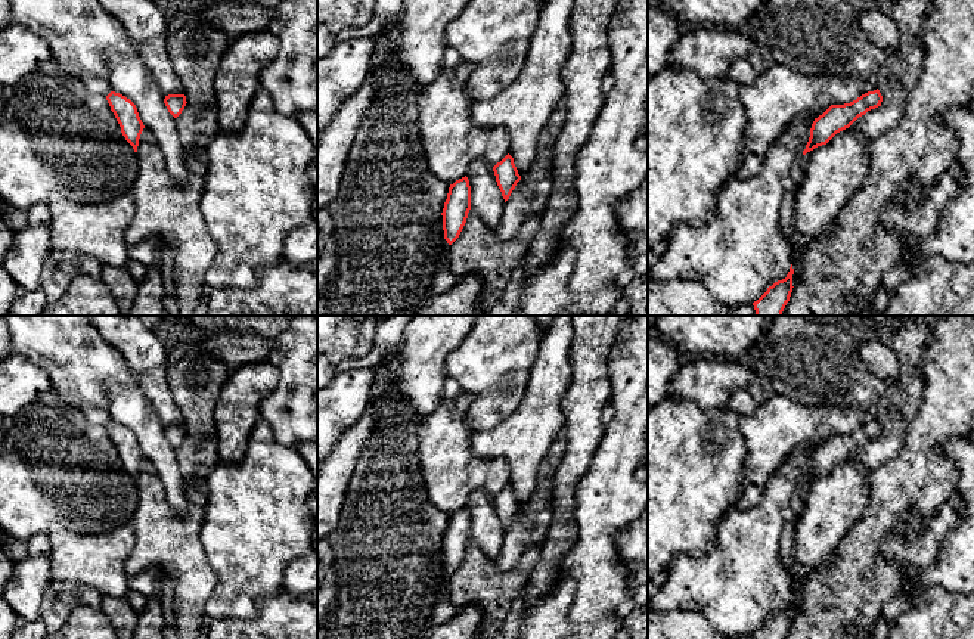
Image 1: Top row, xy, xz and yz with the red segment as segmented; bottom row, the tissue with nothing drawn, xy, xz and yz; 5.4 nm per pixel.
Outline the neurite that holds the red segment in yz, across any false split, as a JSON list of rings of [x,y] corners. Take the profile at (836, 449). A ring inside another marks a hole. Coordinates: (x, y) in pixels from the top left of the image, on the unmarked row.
[[[877,419],[862,425],[850,434],[831,435],[822,446],[815,449],[803,486],[818,477],[826,475],[837,463],[849,459],[859,447],[881,437],[881,432],[883,426]]]

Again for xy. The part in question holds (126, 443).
[[[111,422],[106,426],[106,431],[121,457],[122,466],[133,477],[134,483],[137,483],[139,469],[145,456],[139,447],[136,435],[125,426],[115,422]]]

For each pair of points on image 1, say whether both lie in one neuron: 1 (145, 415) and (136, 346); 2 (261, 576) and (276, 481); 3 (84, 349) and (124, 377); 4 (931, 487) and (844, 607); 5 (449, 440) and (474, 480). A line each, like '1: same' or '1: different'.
1: different
2: same
3: same
4: same
5: same

